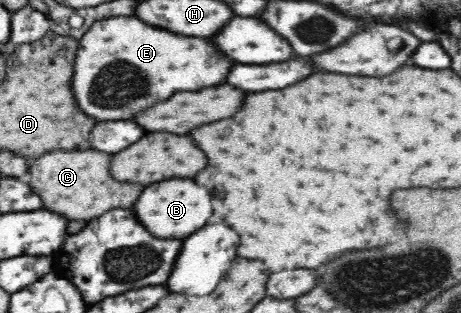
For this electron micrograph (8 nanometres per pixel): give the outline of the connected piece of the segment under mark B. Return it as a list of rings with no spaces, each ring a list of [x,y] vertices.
[[[188,178],[150,184],[136,202],[136,216],[156,238],[188,238],[192,232],[206,226],[212,216],[212,194]]]

